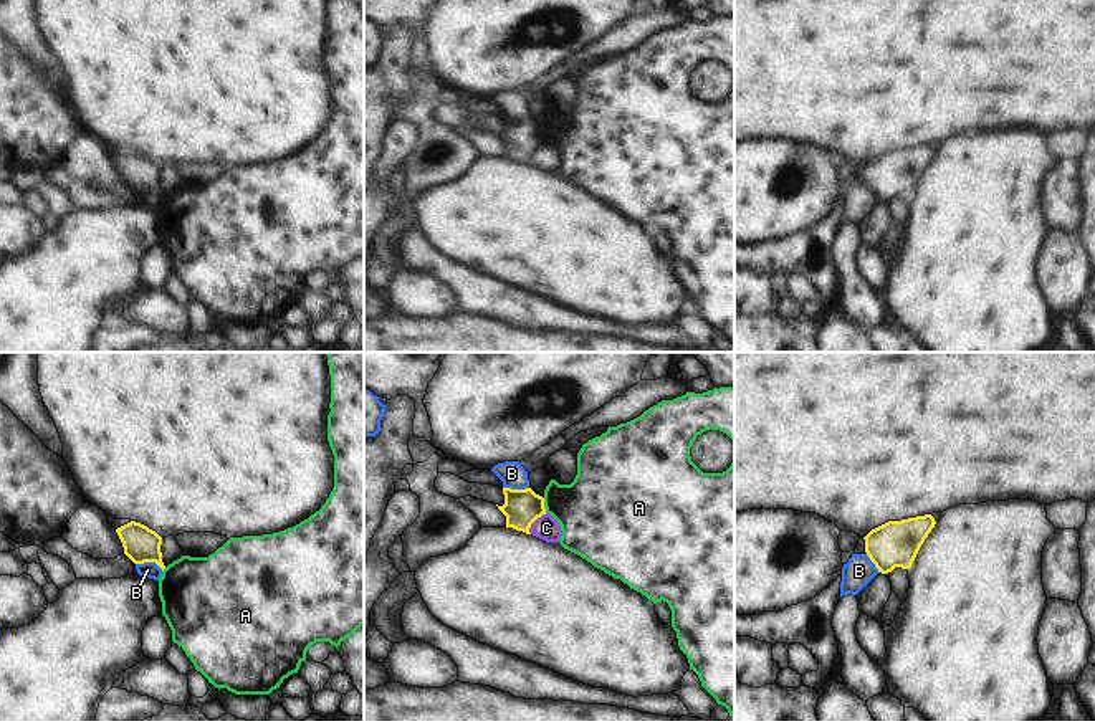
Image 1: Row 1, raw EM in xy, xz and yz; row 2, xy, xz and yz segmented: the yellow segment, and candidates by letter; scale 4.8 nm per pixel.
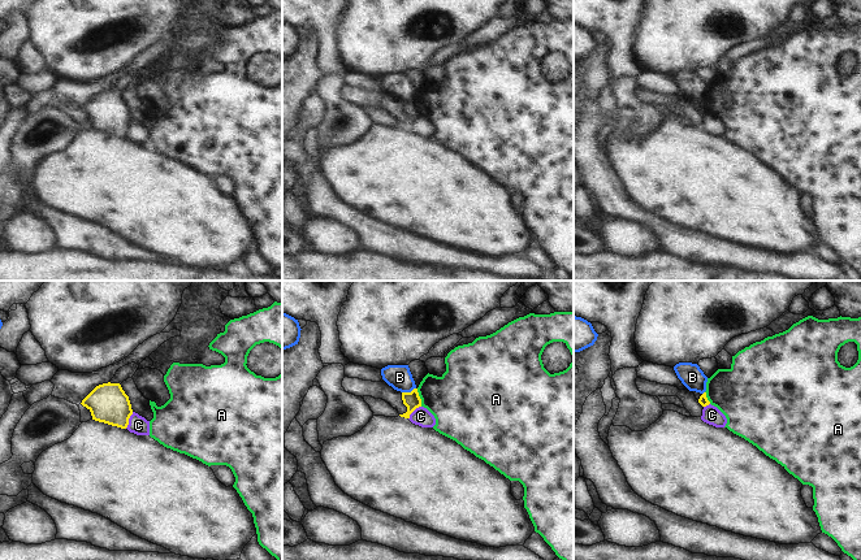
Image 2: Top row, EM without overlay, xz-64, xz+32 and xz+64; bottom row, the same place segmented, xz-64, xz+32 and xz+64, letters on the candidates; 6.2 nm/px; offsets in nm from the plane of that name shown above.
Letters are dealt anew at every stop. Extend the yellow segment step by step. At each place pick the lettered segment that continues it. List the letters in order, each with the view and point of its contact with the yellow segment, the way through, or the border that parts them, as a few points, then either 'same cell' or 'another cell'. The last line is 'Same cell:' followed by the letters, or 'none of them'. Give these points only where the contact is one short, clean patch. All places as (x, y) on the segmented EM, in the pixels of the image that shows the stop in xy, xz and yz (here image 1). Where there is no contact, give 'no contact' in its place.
A: xz (543, 505) | along xz (543, 498), (546, 511) | another cell
B: xy (149, 561) | along xy (136, 563), (156, 563), (162, 569) | another cell
C: xz (535, 520) | along xz (546, 513), (531, 525), (530, 533) | another cell
Same cell: none of them

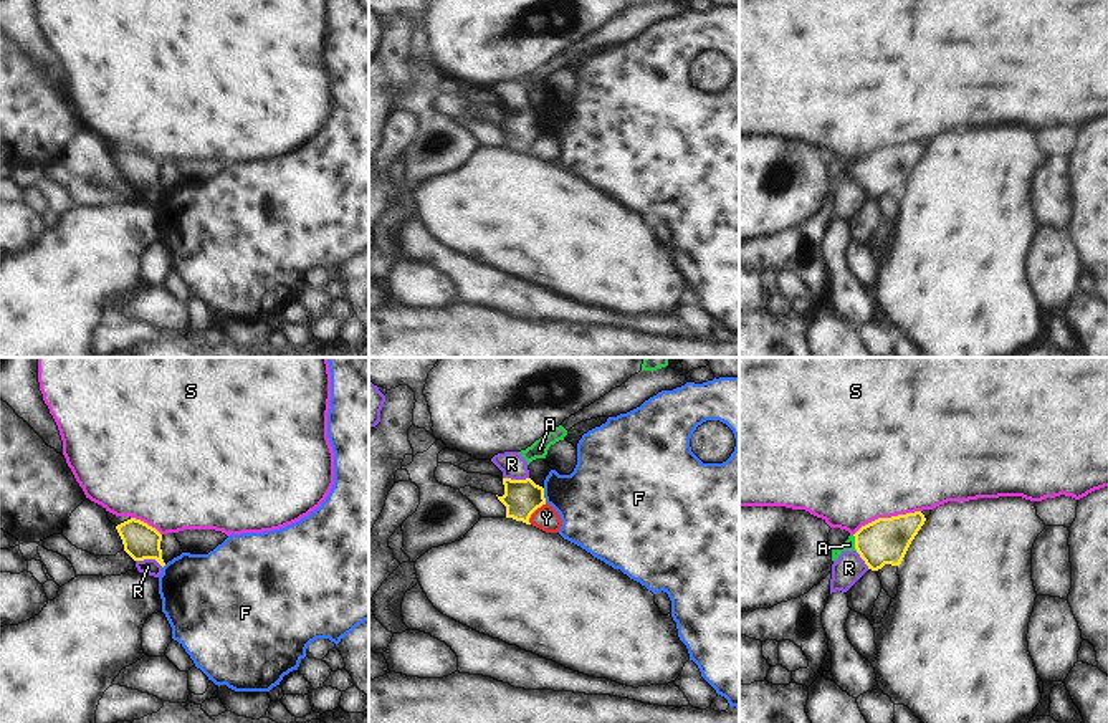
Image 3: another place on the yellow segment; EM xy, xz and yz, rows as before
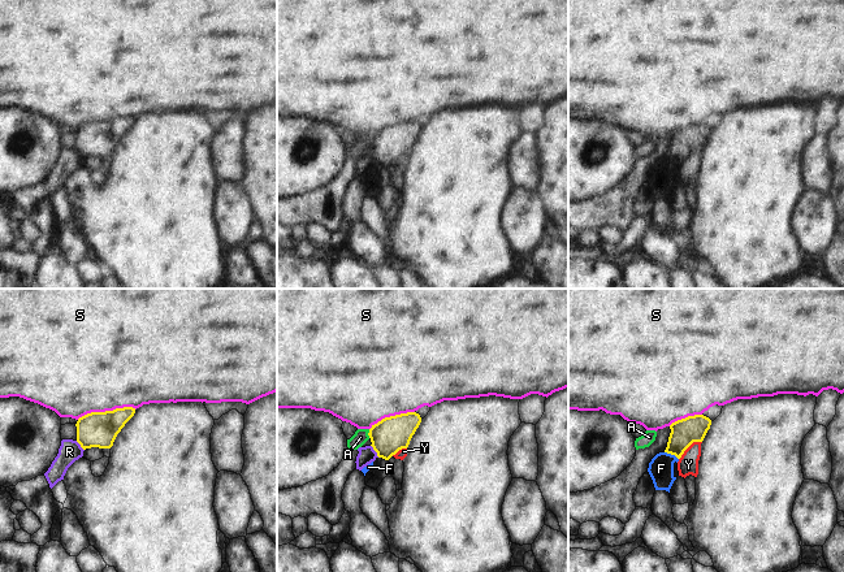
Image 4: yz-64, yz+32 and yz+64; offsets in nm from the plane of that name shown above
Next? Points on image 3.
A: yz (855, 543) | across yz (883, 541), (855, 543), (849, 545) | same cell
F: xz (543, 495) | along xz (543, 488), (546, 502) | another cell
R: xy (149, 558) | along xy (136, 560), (156, 560), (162, 566) | another cell
S: yz (887, 518) | another cell
Y: xz (534, 510) | along xz (546, 503), (531, 515), (530, 523) | another cell
Same cell: A

